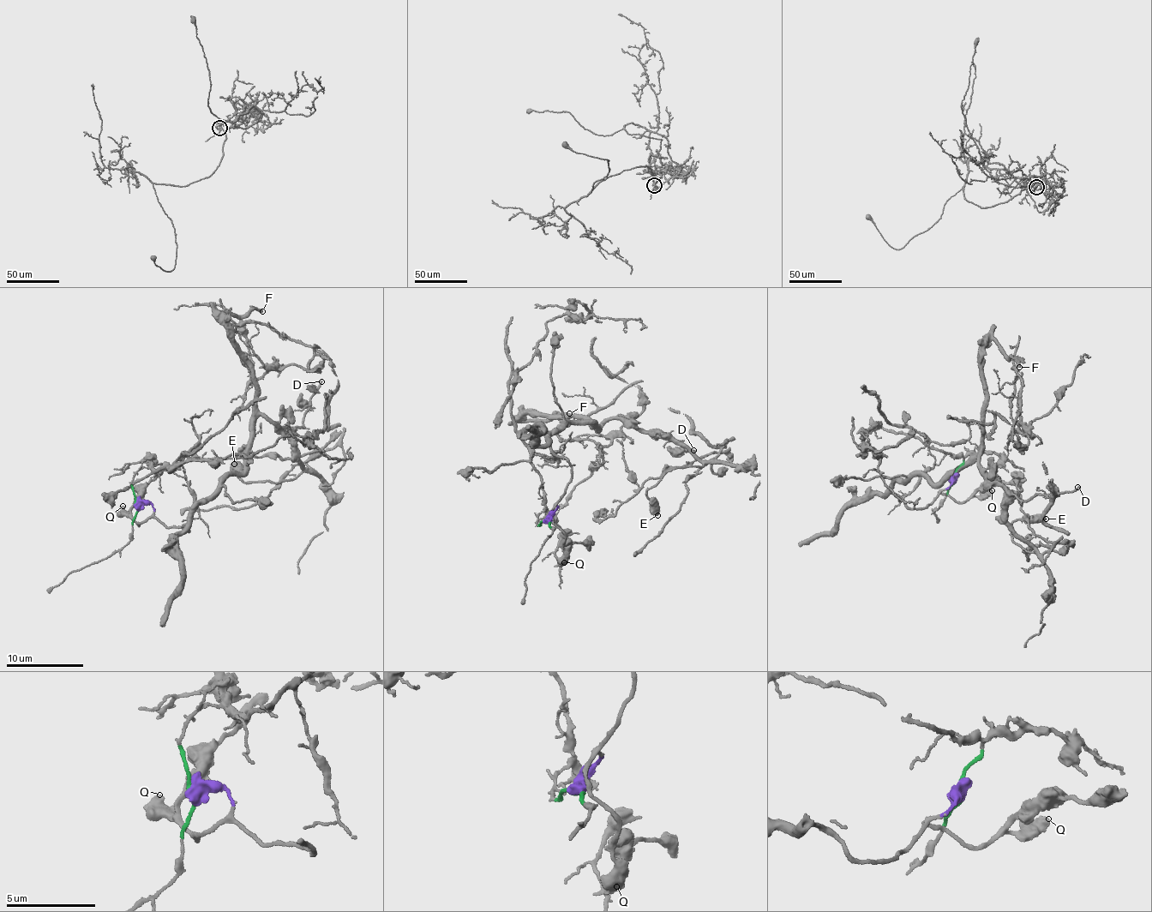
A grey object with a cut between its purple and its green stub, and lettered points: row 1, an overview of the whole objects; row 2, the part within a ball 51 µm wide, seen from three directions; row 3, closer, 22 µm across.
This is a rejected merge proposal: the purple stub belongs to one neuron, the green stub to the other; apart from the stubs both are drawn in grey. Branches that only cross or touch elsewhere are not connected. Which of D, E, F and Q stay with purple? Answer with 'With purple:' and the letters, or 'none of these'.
With purple: D, E, F, Q

